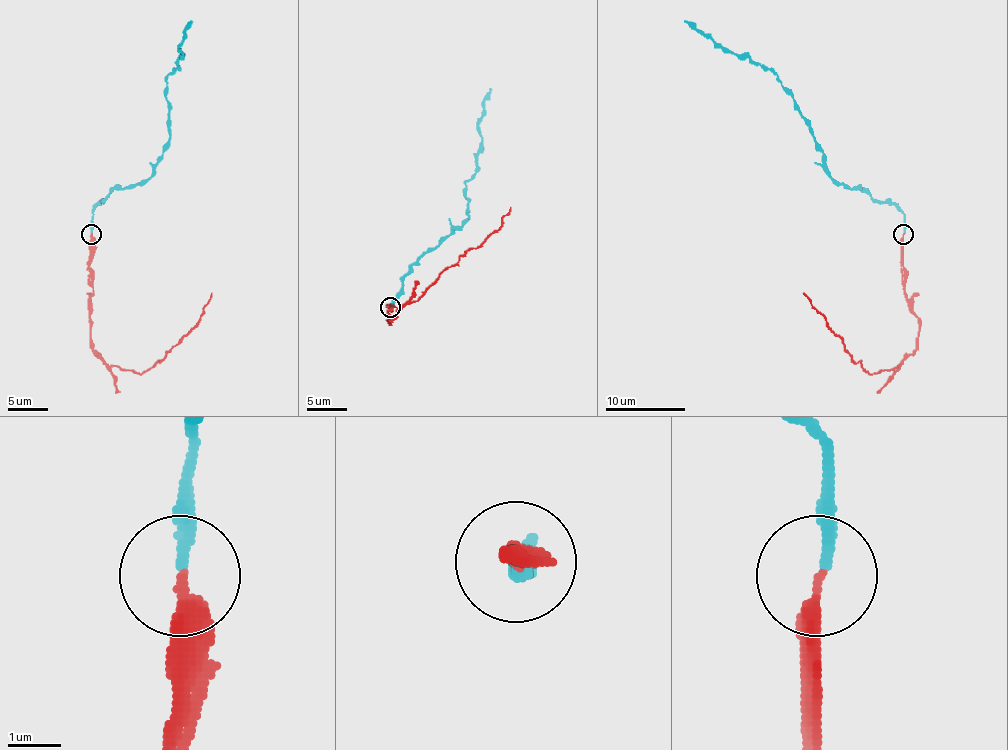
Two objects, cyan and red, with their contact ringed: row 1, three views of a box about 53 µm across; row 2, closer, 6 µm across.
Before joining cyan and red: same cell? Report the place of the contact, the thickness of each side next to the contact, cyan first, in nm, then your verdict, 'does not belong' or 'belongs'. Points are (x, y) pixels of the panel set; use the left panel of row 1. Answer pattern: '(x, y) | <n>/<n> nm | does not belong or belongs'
(91, 234) | 240/320 nm | does not belong

